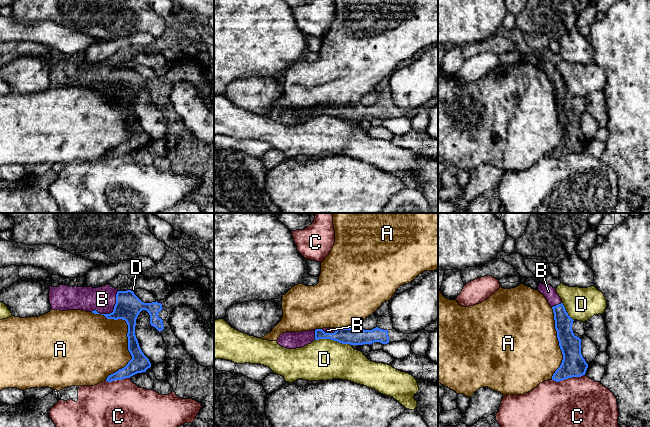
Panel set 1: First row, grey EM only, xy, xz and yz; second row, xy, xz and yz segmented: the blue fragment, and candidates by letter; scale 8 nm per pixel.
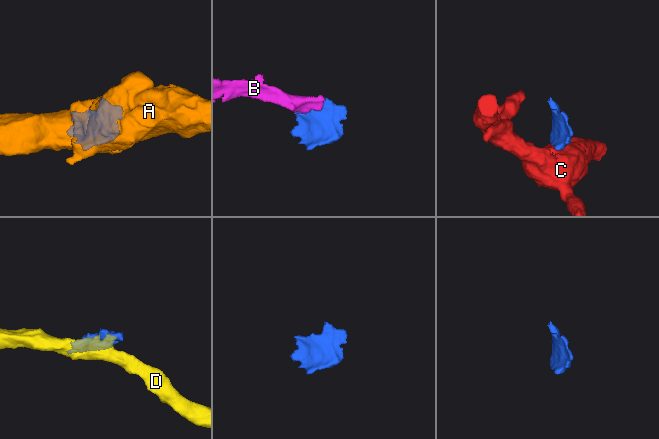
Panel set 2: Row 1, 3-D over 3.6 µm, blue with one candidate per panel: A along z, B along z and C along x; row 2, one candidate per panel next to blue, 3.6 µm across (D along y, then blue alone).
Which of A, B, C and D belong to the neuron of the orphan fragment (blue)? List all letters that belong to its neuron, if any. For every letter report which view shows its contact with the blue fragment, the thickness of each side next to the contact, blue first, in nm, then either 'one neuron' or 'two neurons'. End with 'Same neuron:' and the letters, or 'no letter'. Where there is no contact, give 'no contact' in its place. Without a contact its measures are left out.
A: xy | 200/480 nm | two neurons
B: xy | 200/200 nm | one neuron
C: yz | 190/500 nm | two neurons
D: xz | 140/340 nm | two neurons
Same neuron: B

